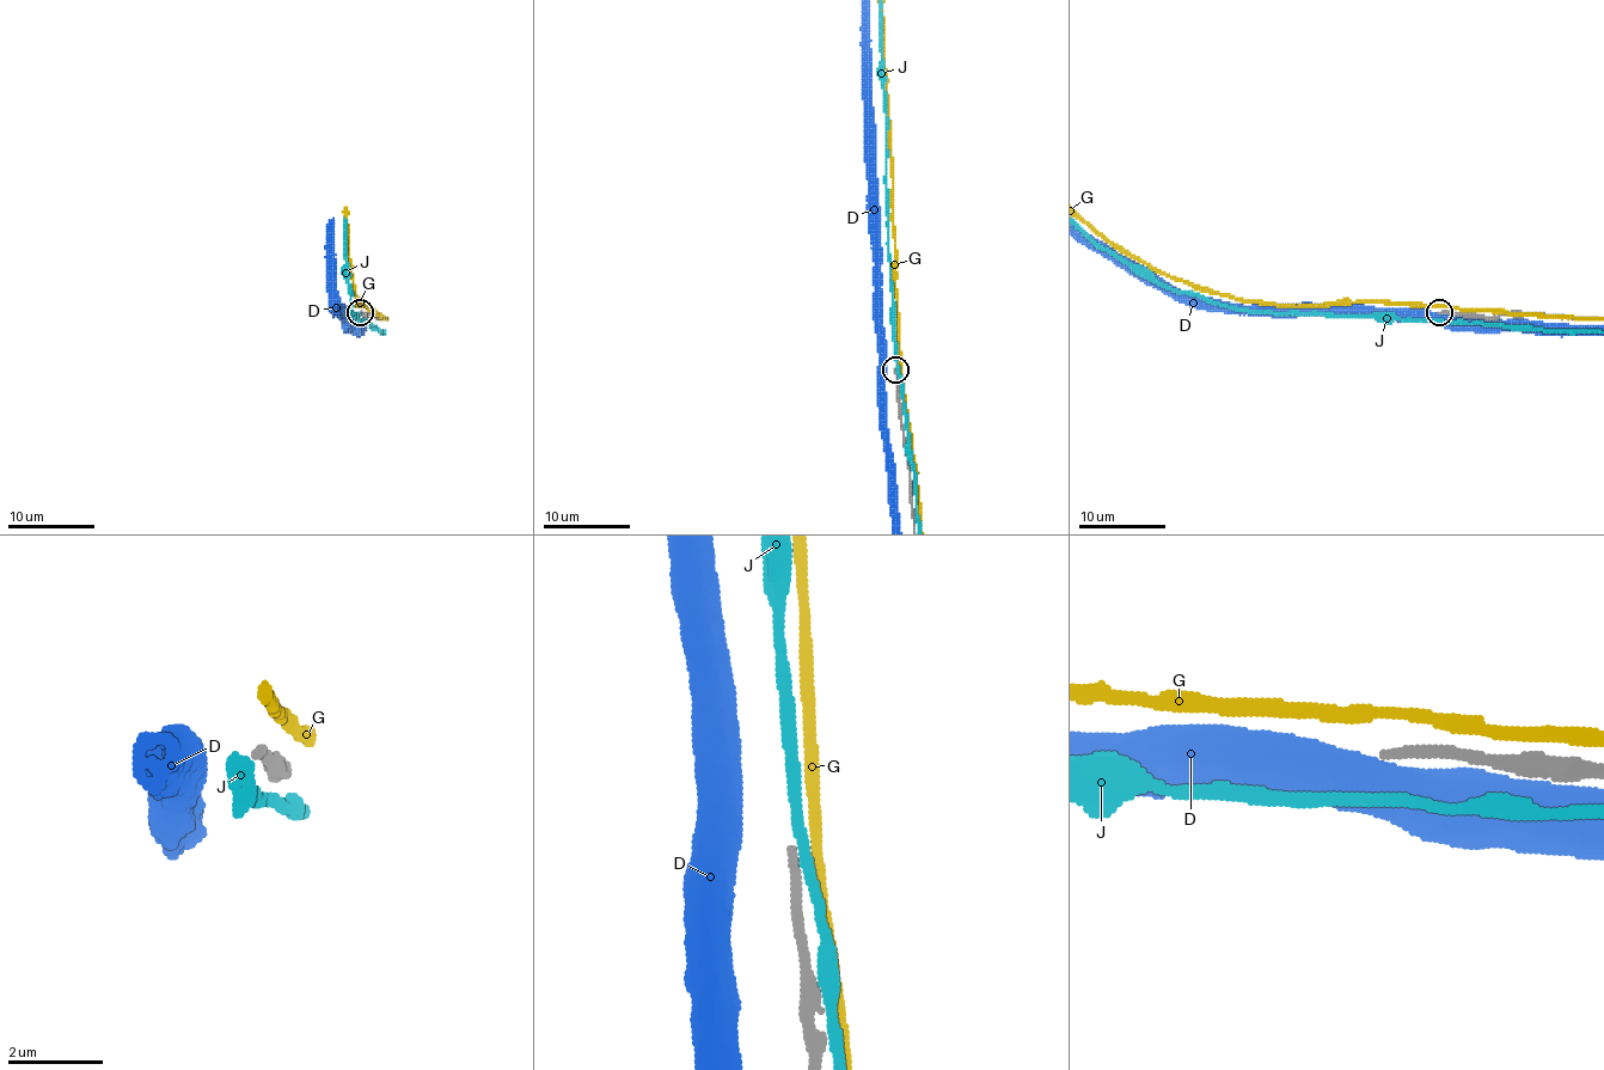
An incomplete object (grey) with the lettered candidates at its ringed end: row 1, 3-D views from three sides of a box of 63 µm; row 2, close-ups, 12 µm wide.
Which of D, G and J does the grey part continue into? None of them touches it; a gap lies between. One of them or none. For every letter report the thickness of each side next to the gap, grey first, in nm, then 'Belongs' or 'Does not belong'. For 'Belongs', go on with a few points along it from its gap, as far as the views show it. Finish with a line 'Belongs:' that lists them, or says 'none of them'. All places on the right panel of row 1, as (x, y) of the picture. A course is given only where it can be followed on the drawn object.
D: Thickness 190 nm (grey) against 750 nm. Does not belong
G: Thickness 190 nm (grey) against 240 nm. Does not belong
J: Thickness 190 nm (grey) against 240 nm. Does not belong
Belongs: none of them

